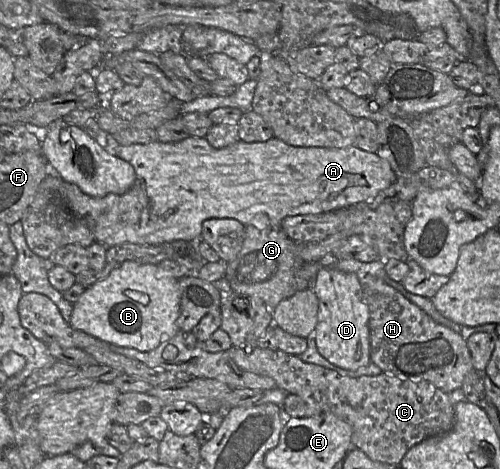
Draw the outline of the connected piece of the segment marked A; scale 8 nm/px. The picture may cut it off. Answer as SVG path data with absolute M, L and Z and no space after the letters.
M189 136L170 143L156 140L148 144L121 146L118 157L130 163L136 173L134 185L125 194L95 198L65 181L59 194L64 205L92 227L95 241L106 247L124 243L160 245L176 240L199 240L203 222L211 218L236 219L247 226L252 224L257 214L265 214L269 227L282 230L281 222L287 216L317 214L353 206L375 197L398 179L389 162L377 153L353 145L345 148L293 146L277 137L265 142L239 140L221 149L212 147L206 137Z

